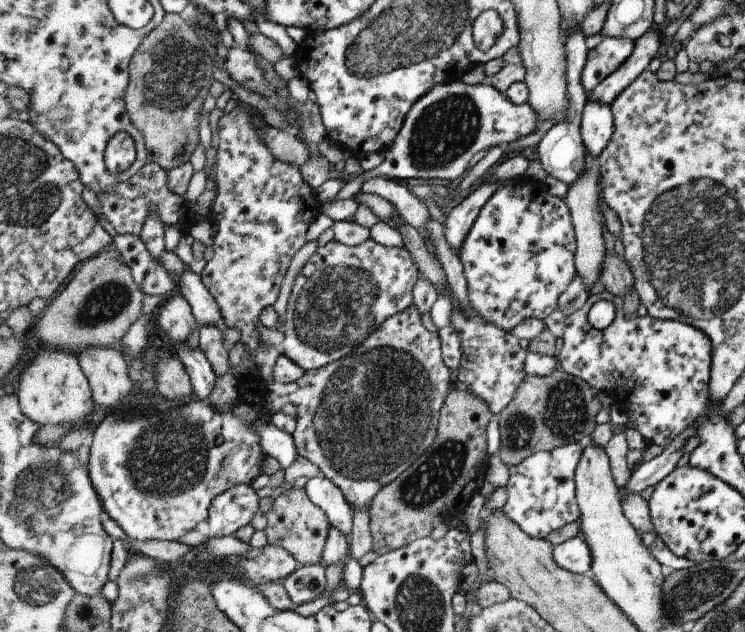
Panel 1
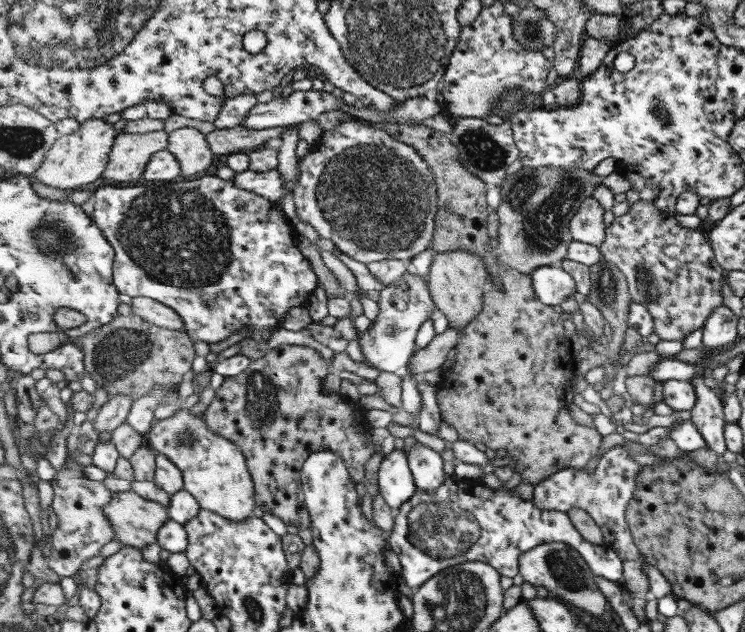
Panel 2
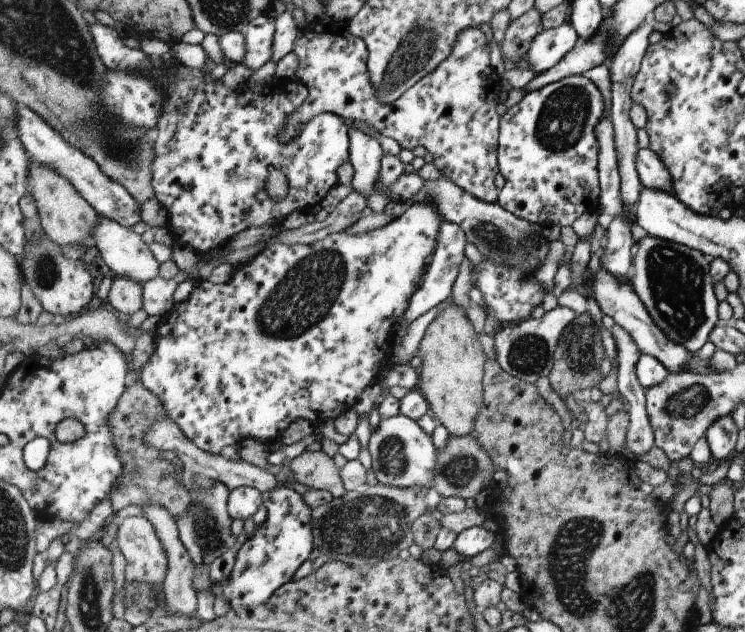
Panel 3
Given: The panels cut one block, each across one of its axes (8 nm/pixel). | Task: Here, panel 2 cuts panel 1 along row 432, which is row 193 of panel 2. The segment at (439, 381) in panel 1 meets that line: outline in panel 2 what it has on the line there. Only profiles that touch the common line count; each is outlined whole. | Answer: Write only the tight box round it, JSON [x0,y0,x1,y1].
[295,120,439,265]

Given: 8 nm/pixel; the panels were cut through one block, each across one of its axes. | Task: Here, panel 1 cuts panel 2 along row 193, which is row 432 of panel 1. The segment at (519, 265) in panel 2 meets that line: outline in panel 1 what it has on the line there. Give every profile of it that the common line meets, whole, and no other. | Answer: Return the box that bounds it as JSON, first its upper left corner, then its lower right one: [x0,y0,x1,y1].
[498,366,603,468]

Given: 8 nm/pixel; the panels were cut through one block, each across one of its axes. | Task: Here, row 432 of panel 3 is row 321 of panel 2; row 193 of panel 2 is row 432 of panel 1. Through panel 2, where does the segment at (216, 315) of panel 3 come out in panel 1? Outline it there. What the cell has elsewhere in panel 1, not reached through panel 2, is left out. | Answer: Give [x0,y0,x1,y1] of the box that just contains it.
[87,386,269,541]

